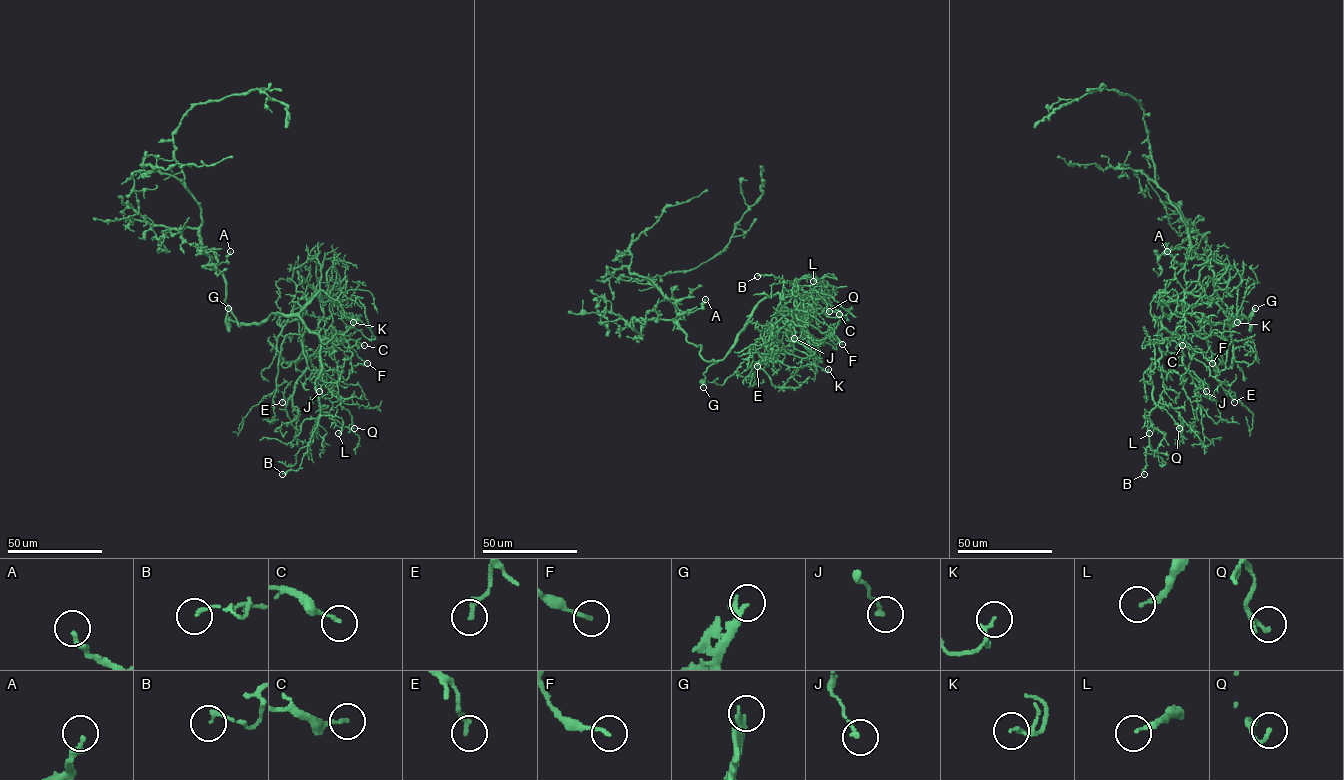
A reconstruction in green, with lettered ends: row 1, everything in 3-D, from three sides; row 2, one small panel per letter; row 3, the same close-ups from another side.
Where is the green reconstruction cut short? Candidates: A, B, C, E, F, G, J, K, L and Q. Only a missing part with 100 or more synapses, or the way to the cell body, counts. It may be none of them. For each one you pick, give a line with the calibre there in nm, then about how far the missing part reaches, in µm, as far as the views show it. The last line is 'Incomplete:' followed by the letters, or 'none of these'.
G: Thickness 240 nm. Missing length about 15 µm
Incomplete: G

